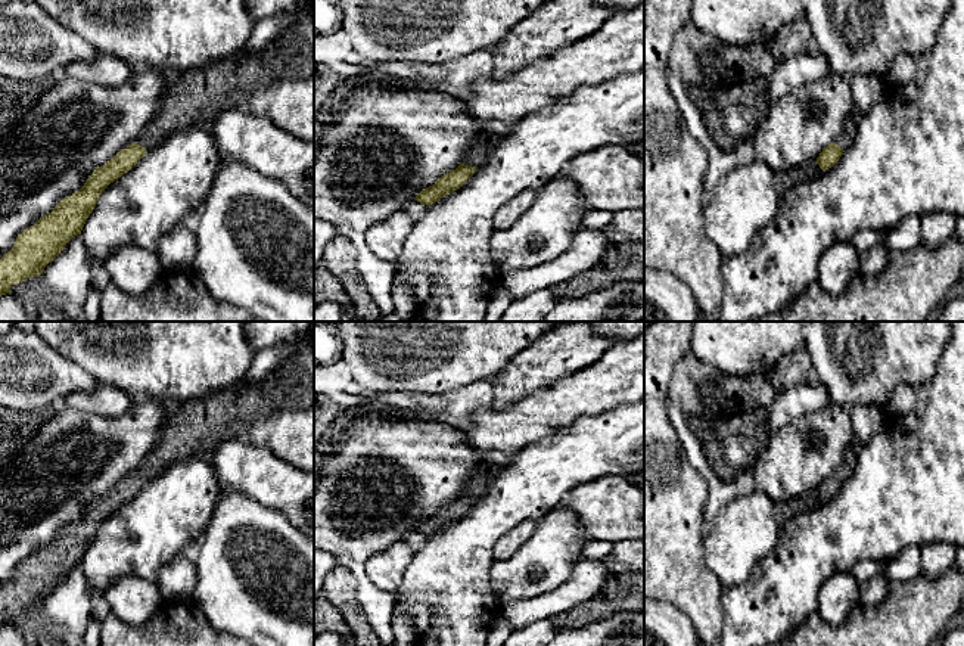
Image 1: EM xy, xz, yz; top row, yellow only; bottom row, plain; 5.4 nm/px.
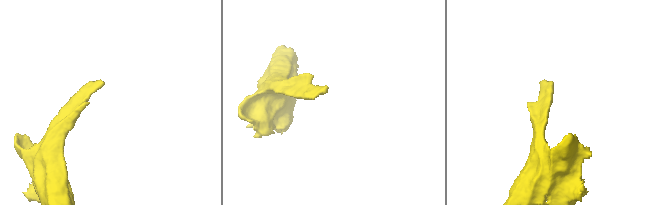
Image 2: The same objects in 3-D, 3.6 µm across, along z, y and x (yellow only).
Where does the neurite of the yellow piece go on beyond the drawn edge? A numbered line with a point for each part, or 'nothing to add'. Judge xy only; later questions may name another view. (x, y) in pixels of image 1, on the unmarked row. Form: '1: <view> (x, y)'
1: xy (193, 428)

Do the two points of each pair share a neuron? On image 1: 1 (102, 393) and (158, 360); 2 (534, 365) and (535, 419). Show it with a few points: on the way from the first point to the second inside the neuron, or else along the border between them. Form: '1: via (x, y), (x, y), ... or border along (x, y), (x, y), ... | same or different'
1: border along (99, 381), (120, 387), (133, 401) | different
2: border along (568, 376), (562, 376), (506, 407) | different

